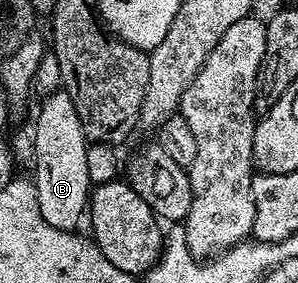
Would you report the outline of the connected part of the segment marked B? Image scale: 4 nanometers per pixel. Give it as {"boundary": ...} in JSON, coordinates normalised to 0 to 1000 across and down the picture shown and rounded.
{"boundary":[[[211,314],[188,318],[144,353],[121,406],[121,481],[107,519],[121,530],[121,693],[128,739],[164,795],[198,816],[252,820],[268,767],[285,763],[302,724],[302,664],[312,657],[289,597],[289,541],[302,505],[282,473],[282,445],[248,385],[248,357]]]}

